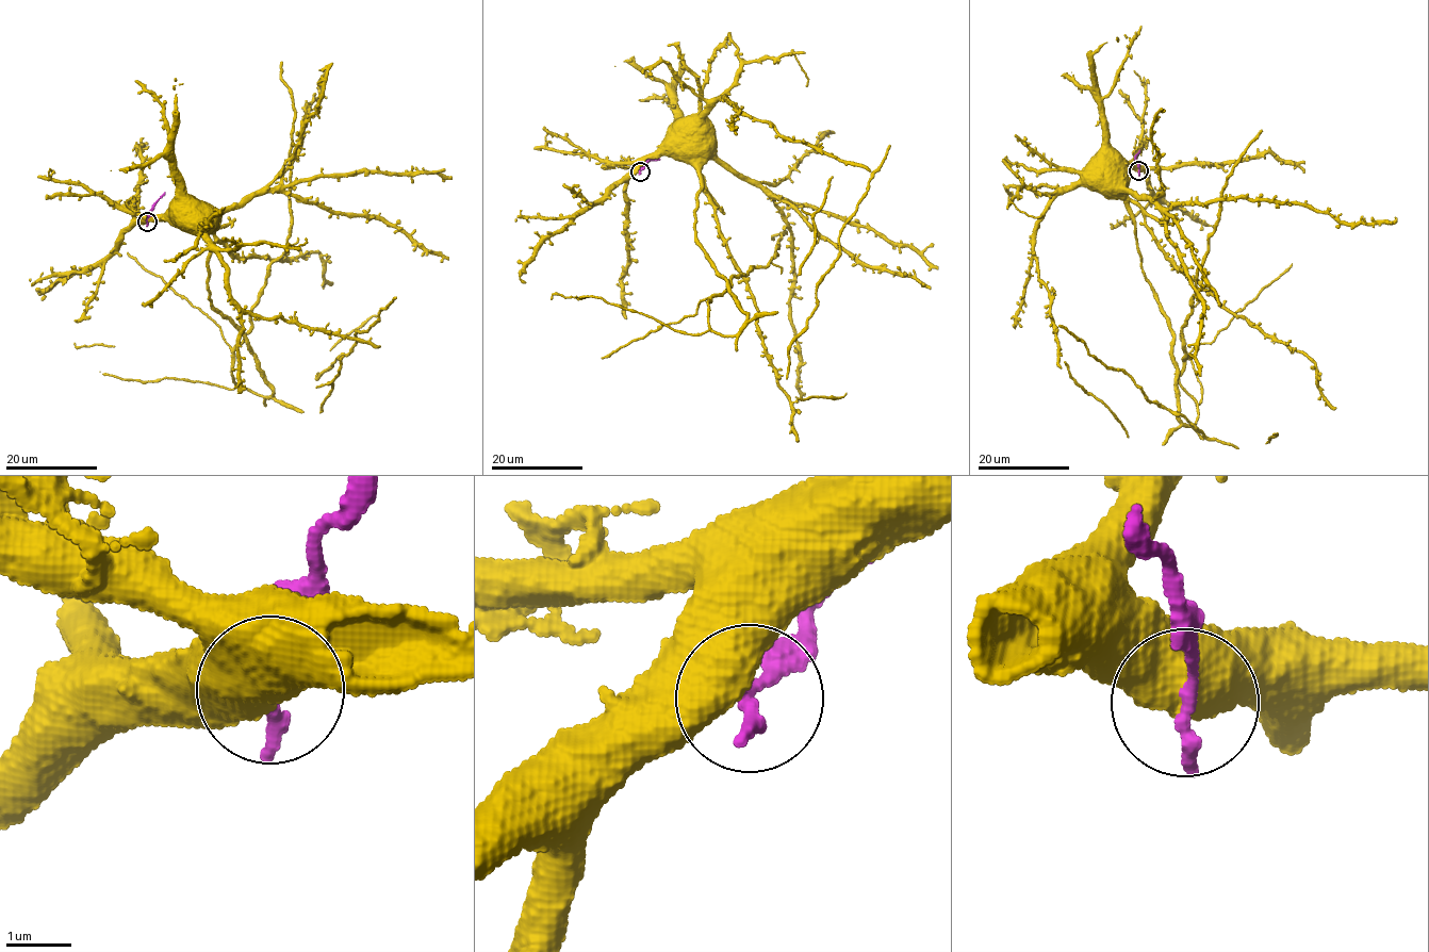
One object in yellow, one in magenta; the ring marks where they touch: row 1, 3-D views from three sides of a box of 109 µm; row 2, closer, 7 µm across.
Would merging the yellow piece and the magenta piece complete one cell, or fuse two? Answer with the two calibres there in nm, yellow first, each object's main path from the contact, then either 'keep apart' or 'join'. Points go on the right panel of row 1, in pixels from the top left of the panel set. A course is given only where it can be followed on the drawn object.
700 nm thick on the yellow side, 240 nm on the other; yellow runs (1138, 170), (1123, 170), (1121, 191), (1173, 335), (1179, 415), (1192, 425), (1182, 325), (1226, 176), (1261, 129); magenta runs (1138, 170), (1135, 156), (1139, 149); keep apart

